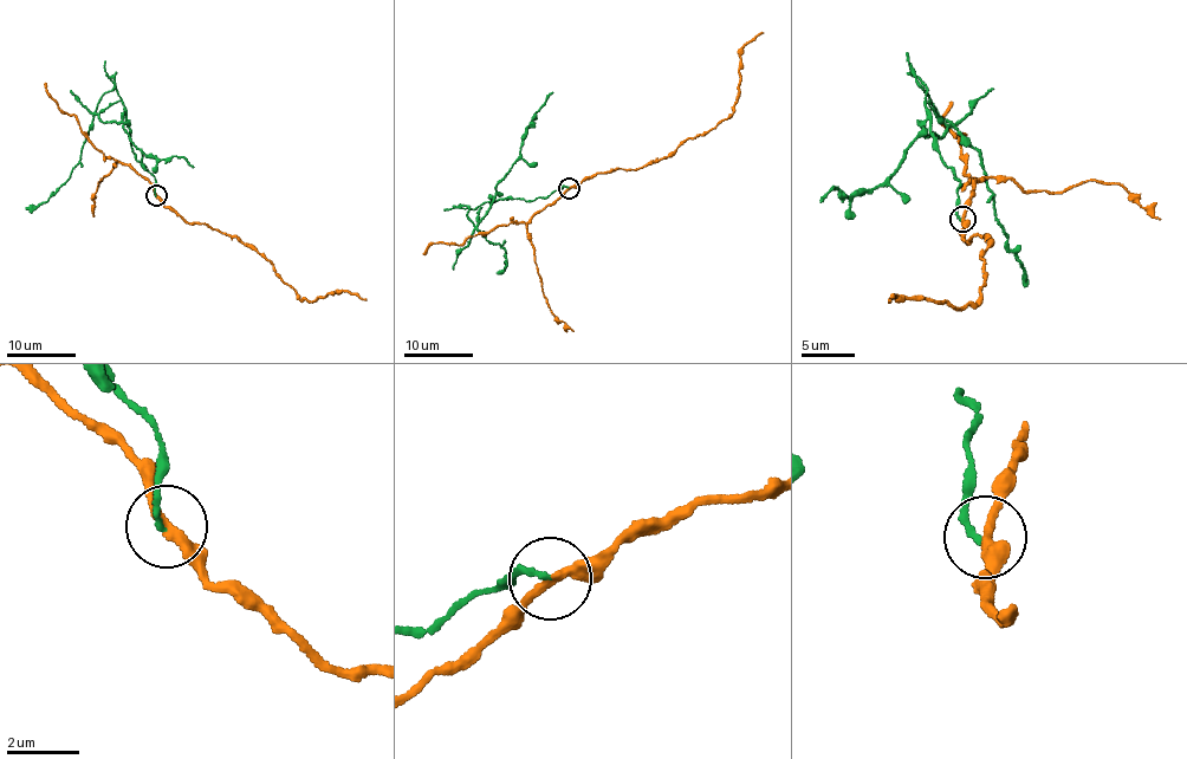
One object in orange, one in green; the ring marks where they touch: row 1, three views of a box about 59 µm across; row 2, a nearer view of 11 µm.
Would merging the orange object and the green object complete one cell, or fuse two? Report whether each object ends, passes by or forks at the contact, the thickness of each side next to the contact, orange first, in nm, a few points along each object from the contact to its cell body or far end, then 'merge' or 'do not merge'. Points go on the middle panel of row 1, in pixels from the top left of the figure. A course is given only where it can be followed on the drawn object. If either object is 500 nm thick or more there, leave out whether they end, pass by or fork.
orange passes by; green ends there; 260 nm thick on the orange side, 170 nm on the other; orange runs (569, 188), (607, 172), (634, 170), (657, 162), (727, 117), (738, 96), (739, 50), (763, 32); green runs (569, 188), (527, 201), (498, 194), (477, 225), (488, 241), (501, 245), (506, 252), (506, 265), (497, 273); do not merge

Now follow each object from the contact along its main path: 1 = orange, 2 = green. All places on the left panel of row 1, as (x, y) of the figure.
1: (156, 196), (187, 221), (239, 239), (270, 263), (274, 274), (302, 298), (312, 302), (341, 289), (367, 299)
2: (156, 196), (154, 175), (134, 155), (125, 124), (106, 123), (96, 115), (67, 180), (47, 200), (26, 208)

